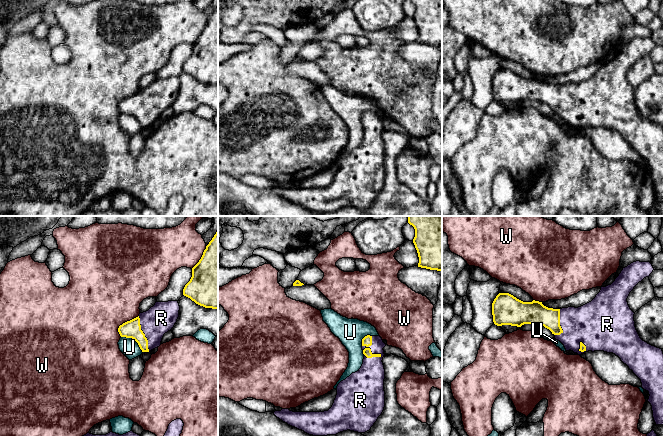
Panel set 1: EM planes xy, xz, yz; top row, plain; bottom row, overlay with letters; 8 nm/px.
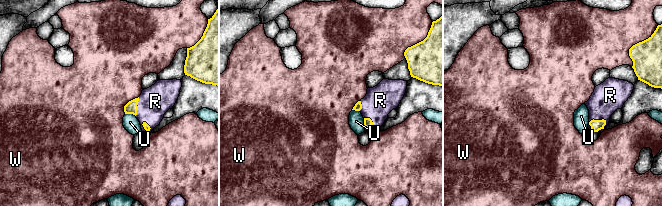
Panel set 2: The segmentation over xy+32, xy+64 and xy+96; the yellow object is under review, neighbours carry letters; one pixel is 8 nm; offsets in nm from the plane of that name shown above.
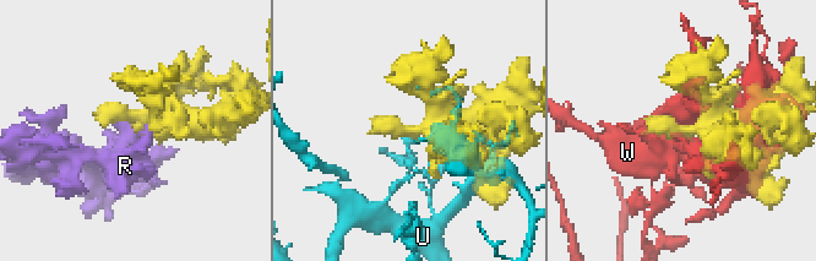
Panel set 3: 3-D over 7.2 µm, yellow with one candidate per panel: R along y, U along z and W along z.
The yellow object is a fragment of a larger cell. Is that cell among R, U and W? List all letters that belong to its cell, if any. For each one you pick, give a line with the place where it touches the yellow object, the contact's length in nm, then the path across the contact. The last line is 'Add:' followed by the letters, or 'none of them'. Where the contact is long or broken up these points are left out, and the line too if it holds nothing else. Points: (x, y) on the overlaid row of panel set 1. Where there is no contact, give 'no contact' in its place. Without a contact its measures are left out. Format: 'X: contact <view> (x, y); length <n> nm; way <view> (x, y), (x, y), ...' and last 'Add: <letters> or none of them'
R: contact xz (375, 354); length 190 nm
Add: R

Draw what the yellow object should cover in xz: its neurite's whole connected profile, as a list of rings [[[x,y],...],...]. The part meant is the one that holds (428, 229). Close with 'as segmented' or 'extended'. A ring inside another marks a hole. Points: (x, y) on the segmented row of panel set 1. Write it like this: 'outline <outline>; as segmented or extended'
outline [[[408,216],[415,229],[418,267],[442,271],[442,216]]]; as segmented

